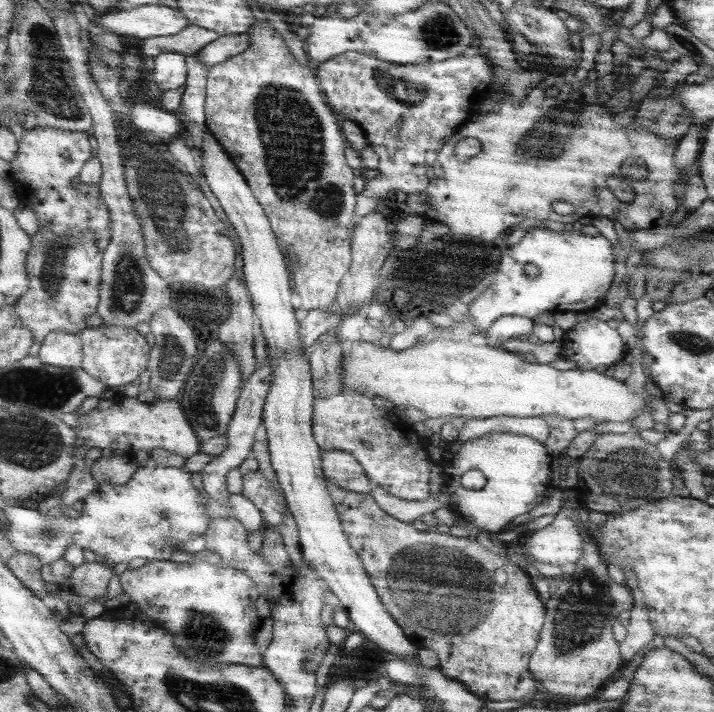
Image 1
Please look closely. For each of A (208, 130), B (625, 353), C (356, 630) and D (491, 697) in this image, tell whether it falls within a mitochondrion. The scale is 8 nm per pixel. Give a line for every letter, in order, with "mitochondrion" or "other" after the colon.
A: other
B: other
C: other
D: other

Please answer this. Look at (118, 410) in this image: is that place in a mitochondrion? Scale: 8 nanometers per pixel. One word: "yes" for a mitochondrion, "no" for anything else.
no

